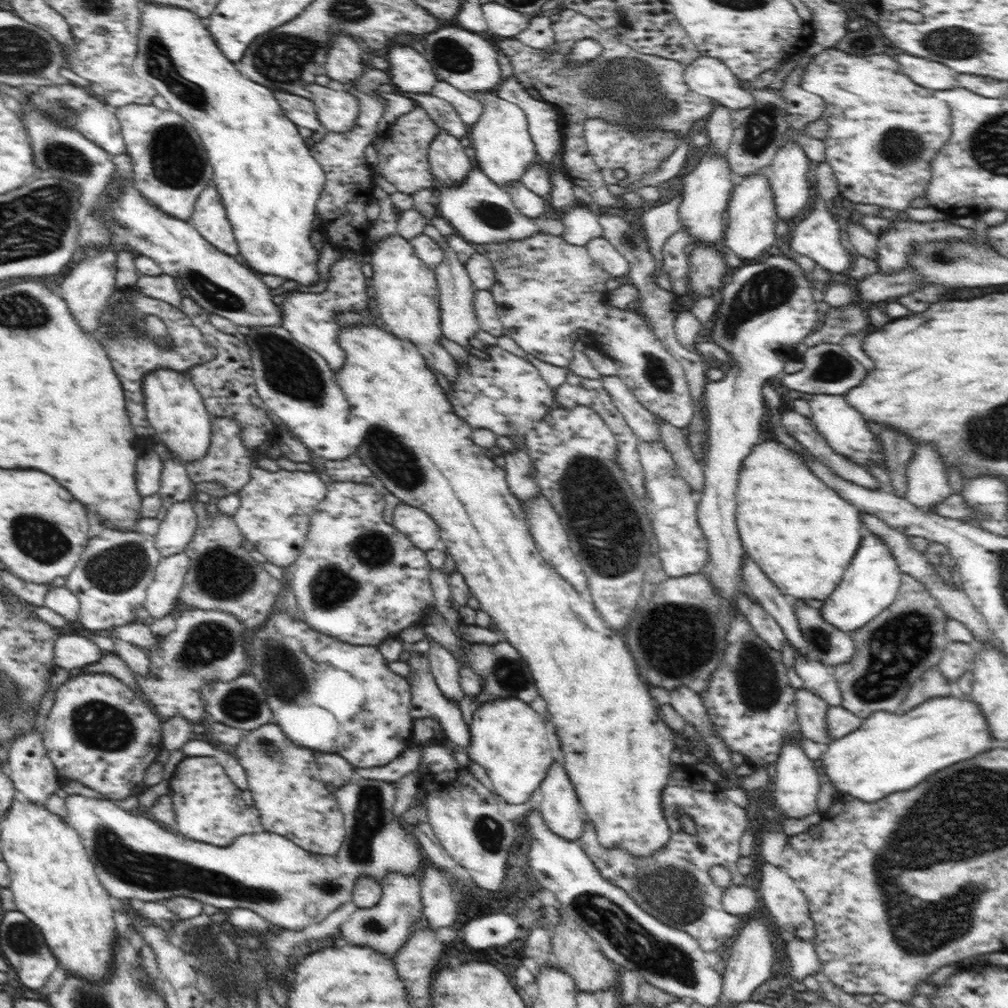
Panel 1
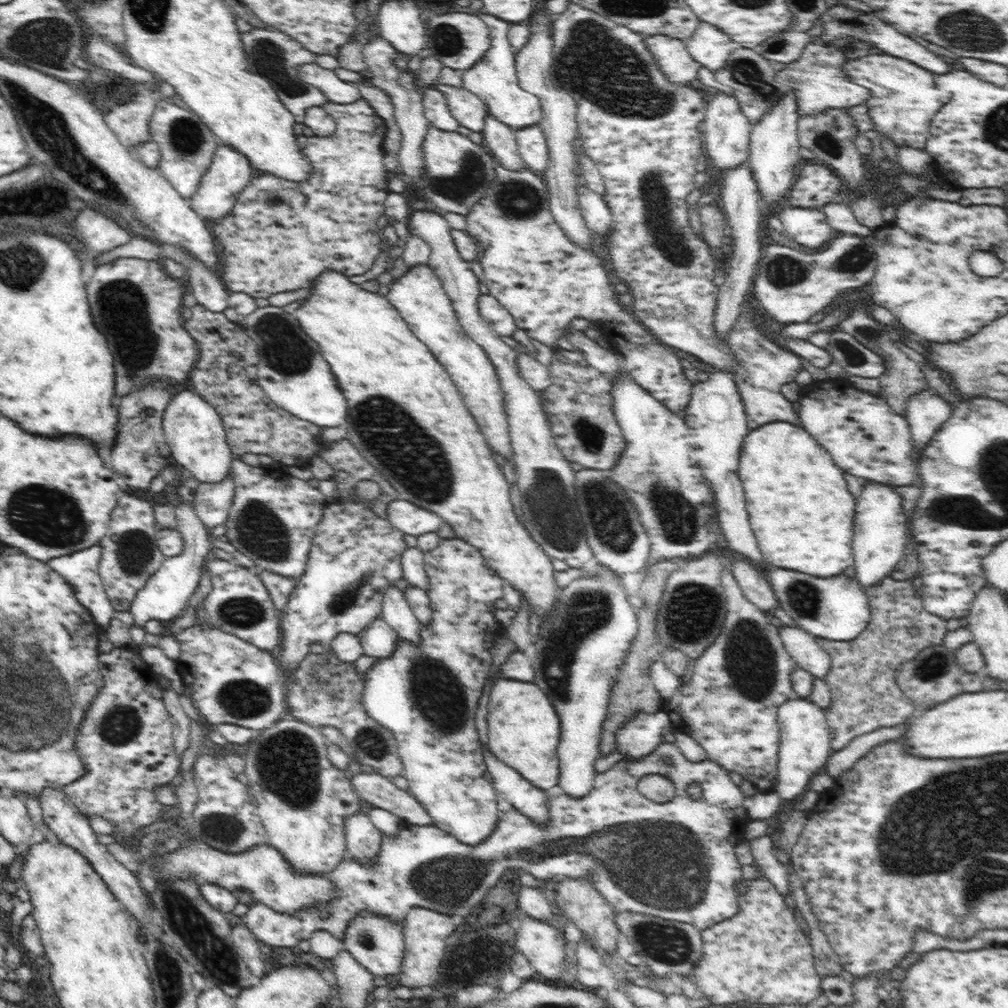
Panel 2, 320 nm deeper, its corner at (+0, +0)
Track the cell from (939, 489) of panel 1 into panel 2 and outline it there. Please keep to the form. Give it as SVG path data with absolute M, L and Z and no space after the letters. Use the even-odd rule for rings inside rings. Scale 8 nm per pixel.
M920 392L908 399L904 417L908 420L912 446L918 456L952 411L950 403L933 392Z

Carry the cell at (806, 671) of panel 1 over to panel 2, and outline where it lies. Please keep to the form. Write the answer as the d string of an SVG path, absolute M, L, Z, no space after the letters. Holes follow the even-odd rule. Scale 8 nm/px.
M782 625L779 635L796 666L810 672L814 678L825 678L831 667L831 656L820 646L818 638L796 625Z

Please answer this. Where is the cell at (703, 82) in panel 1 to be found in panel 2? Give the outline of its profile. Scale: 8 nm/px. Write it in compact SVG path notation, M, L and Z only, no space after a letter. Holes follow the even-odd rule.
M699 21L698 28L685 40L685 45L692 60L712 73L726 66L730 53L740 47L740 43L732 41L724 31L708 21Z

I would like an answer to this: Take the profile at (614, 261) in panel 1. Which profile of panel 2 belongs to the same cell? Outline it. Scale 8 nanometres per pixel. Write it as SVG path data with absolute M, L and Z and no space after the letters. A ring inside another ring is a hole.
M578 185L577 197L588 230L592 231L592 234L608 234L612 228L612 213L602 195L586 185Z

